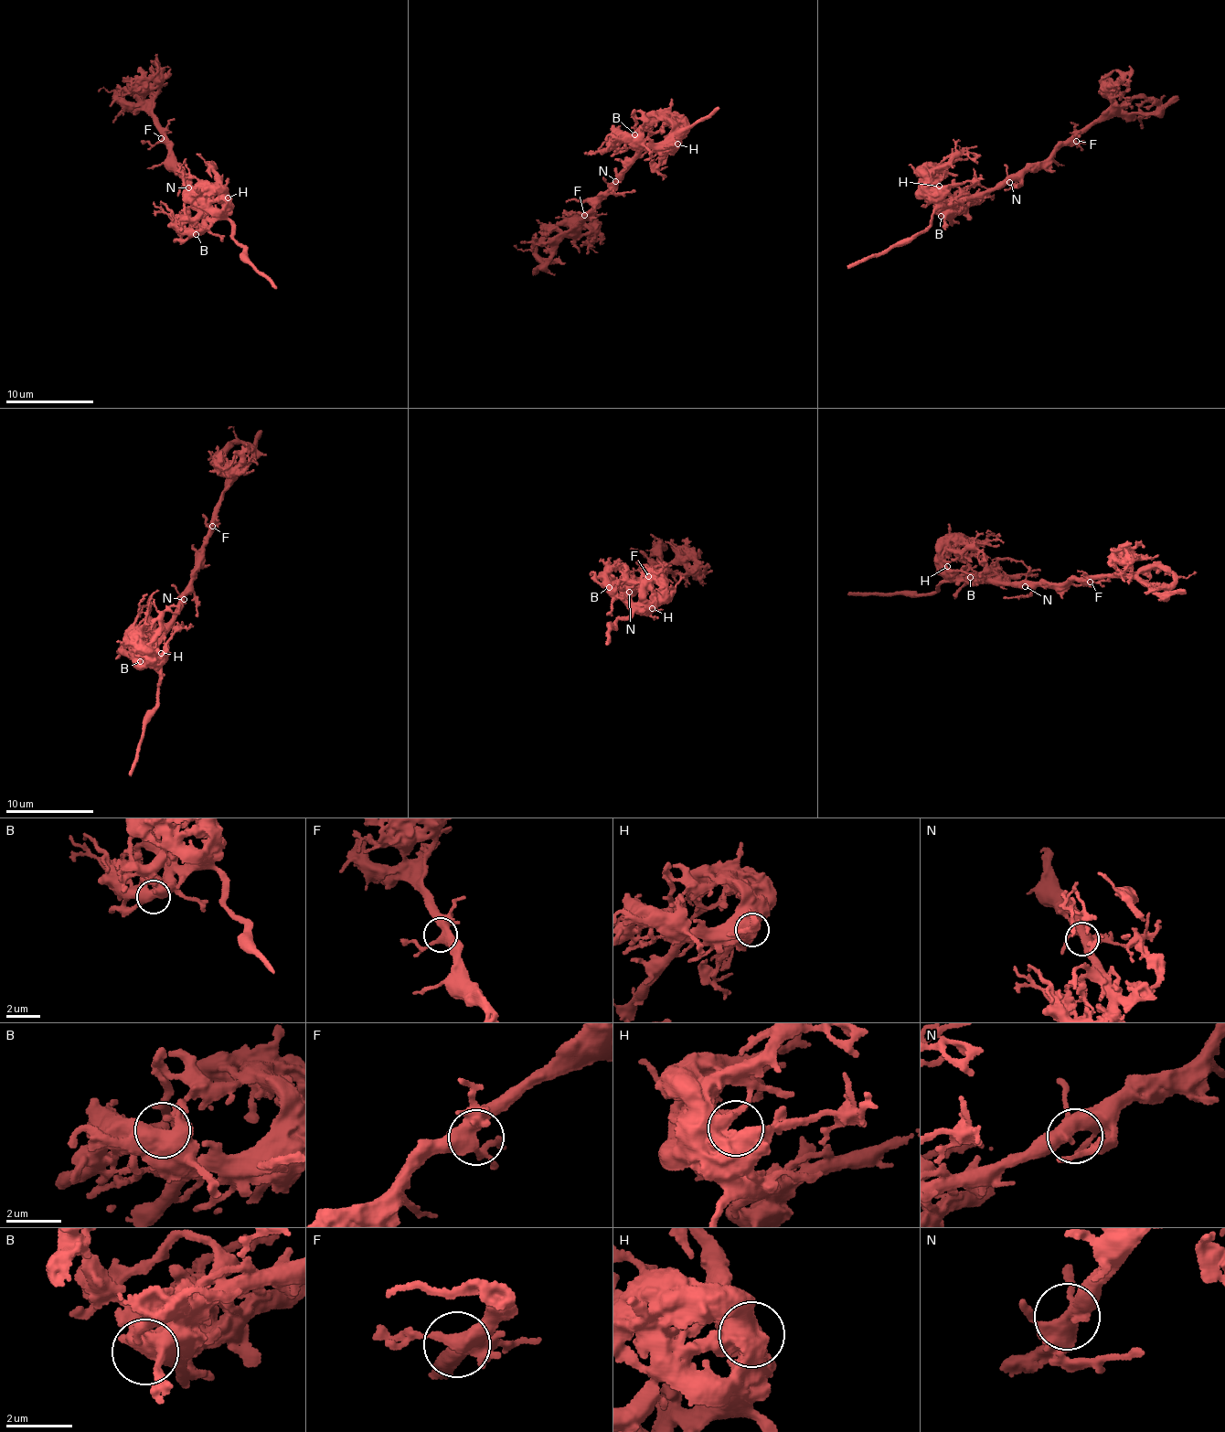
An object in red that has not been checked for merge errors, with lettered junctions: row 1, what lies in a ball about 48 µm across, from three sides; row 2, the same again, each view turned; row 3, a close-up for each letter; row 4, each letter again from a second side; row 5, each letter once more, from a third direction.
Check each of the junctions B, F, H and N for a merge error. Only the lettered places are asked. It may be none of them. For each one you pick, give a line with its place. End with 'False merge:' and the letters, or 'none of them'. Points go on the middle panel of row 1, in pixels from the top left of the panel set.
False merge: none of them

